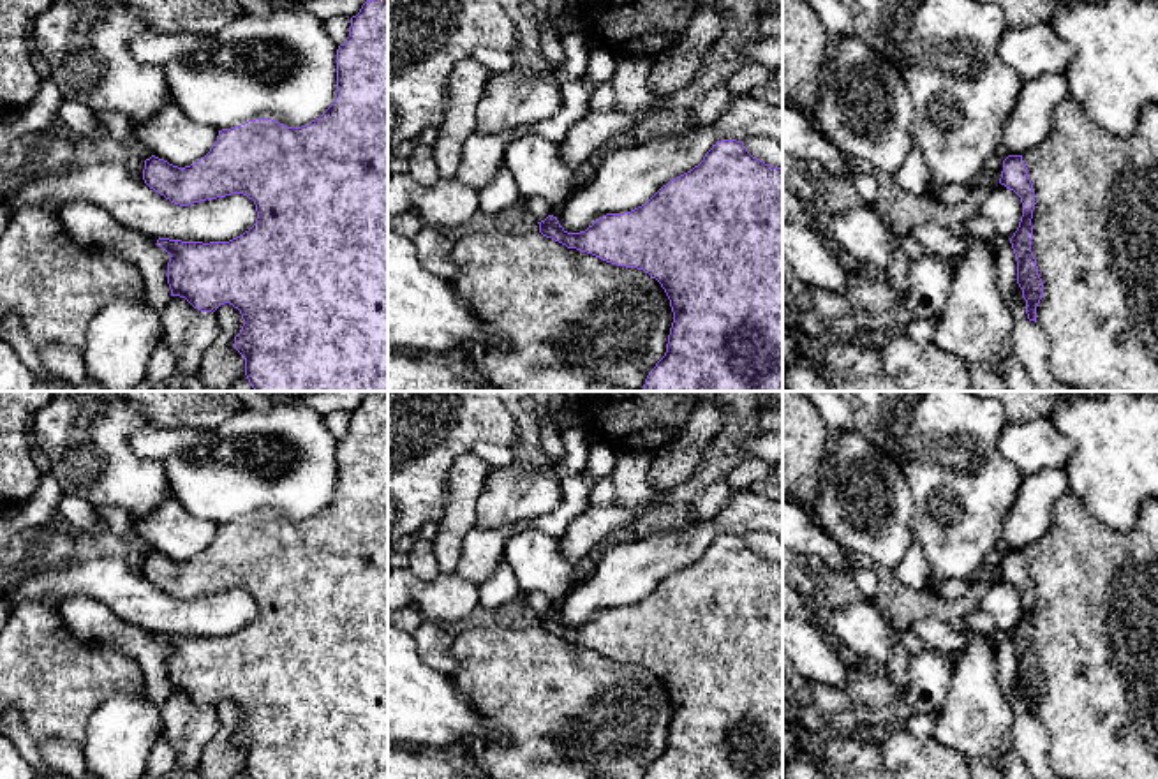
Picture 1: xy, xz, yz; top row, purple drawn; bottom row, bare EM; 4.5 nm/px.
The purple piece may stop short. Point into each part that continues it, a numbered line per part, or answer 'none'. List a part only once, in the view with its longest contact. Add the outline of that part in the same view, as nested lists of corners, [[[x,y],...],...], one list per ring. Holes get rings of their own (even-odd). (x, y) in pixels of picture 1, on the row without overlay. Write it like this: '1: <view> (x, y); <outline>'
none

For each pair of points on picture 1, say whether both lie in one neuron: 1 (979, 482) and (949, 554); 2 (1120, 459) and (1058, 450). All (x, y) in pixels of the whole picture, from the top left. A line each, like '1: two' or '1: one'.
1: one
2: two

